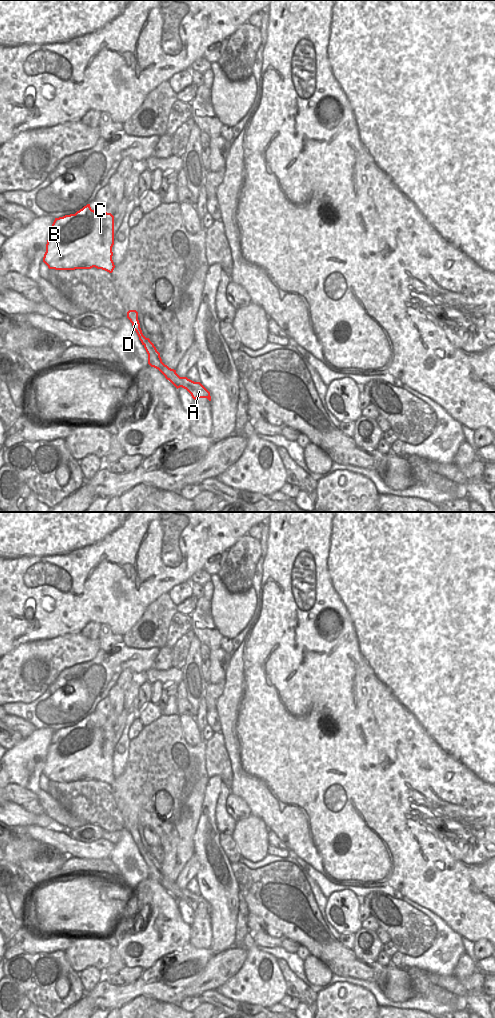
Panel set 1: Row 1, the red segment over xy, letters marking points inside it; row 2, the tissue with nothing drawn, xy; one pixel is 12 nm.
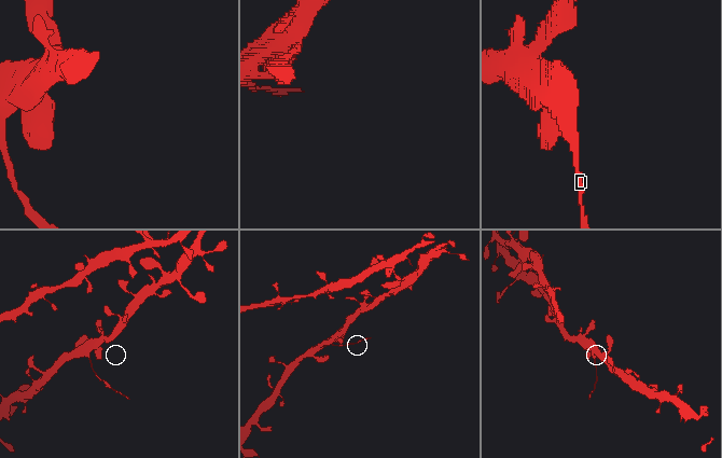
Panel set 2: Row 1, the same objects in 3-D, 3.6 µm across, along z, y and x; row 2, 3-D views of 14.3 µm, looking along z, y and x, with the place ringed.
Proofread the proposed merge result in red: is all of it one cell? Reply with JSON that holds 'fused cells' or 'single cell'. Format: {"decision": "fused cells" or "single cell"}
{"decision": "fused cells"}

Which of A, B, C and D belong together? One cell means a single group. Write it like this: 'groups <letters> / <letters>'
groups A / B C D

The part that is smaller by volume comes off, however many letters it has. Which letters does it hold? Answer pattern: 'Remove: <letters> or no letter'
Remove: A

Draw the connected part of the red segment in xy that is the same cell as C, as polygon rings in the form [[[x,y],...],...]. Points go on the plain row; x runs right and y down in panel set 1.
[[[87,716],[75,726],[55,730],[43,774],[49,781],[97,781],[112,785],[114,728],[97,726]]]

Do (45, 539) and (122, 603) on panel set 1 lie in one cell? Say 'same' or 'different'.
same

